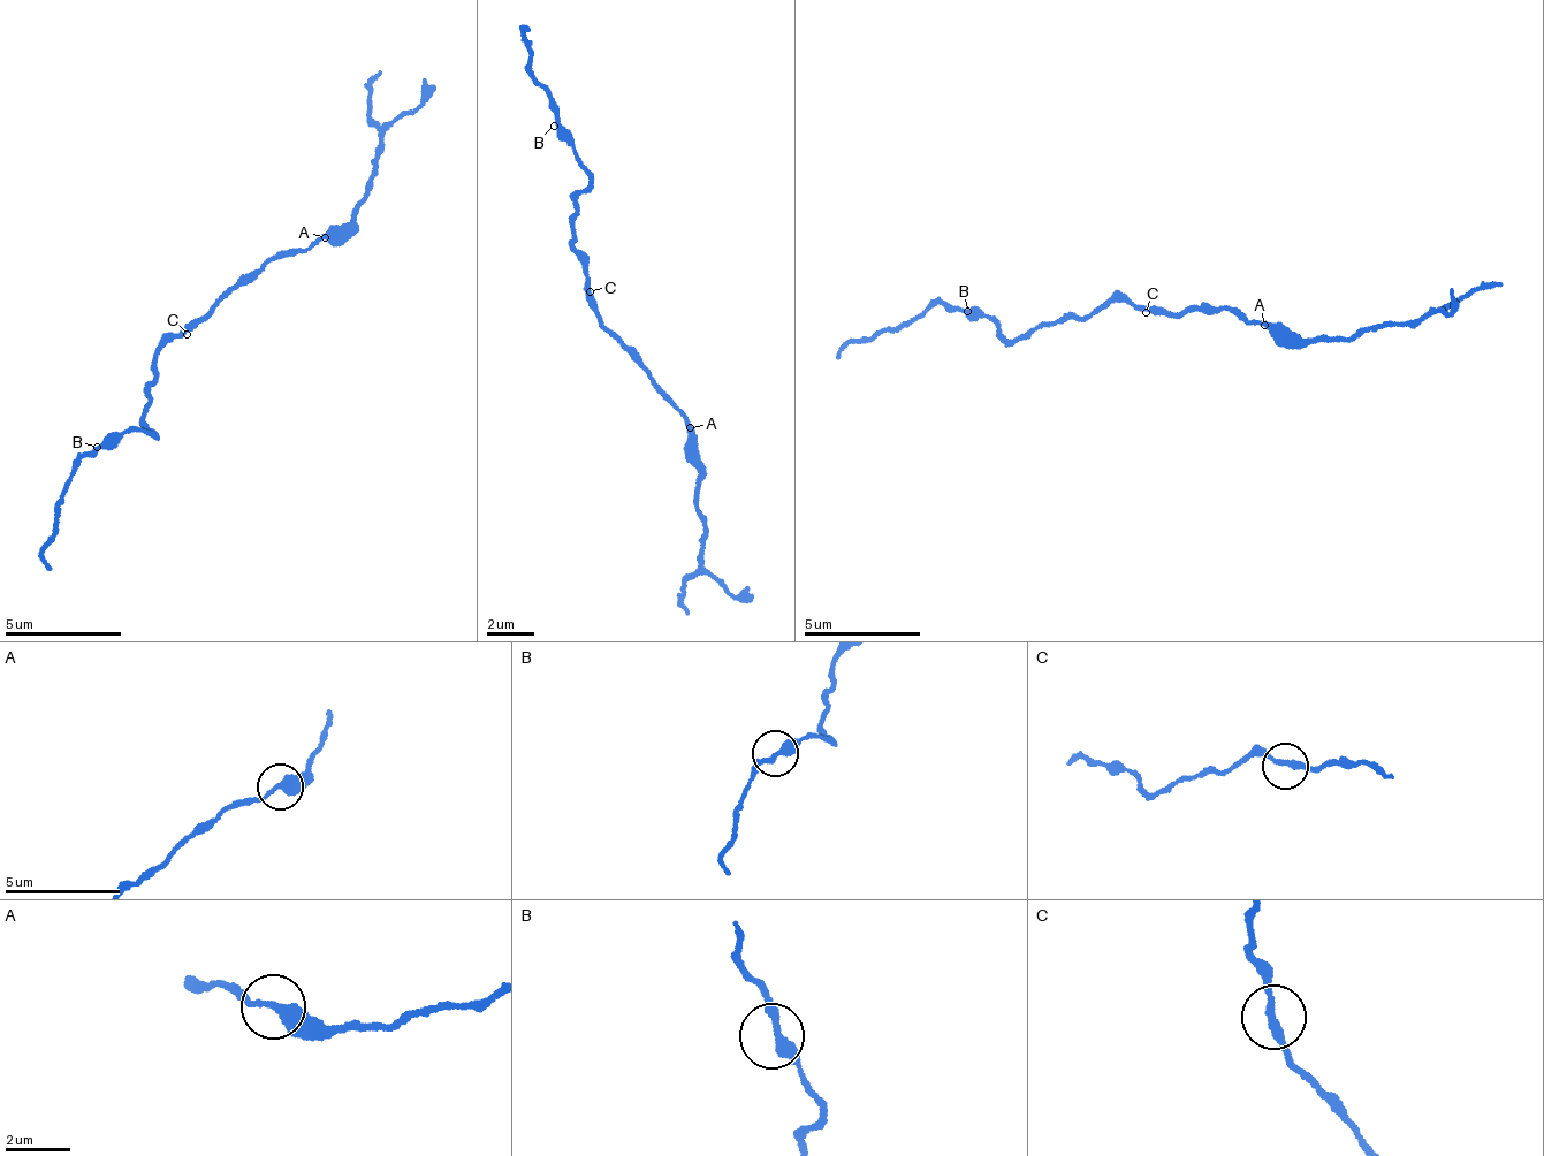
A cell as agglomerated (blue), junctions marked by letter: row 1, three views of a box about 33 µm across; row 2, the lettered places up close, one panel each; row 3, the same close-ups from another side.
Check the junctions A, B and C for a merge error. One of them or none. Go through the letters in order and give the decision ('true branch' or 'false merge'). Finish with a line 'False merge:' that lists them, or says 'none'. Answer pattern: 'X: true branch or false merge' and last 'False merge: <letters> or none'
A: false merge
B: true branch
C: true branch
False merge: A

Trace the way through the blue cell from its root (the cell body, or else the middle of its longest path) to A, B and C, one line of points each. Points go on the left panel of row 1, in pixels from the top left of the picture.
A: (203, 318), (250, 272), (322, 236)
B: (203, 318), (160, 350), (142, 411), (153, 436), (138, 430), (97, 447)
C: (203, 318), (187, 334)

